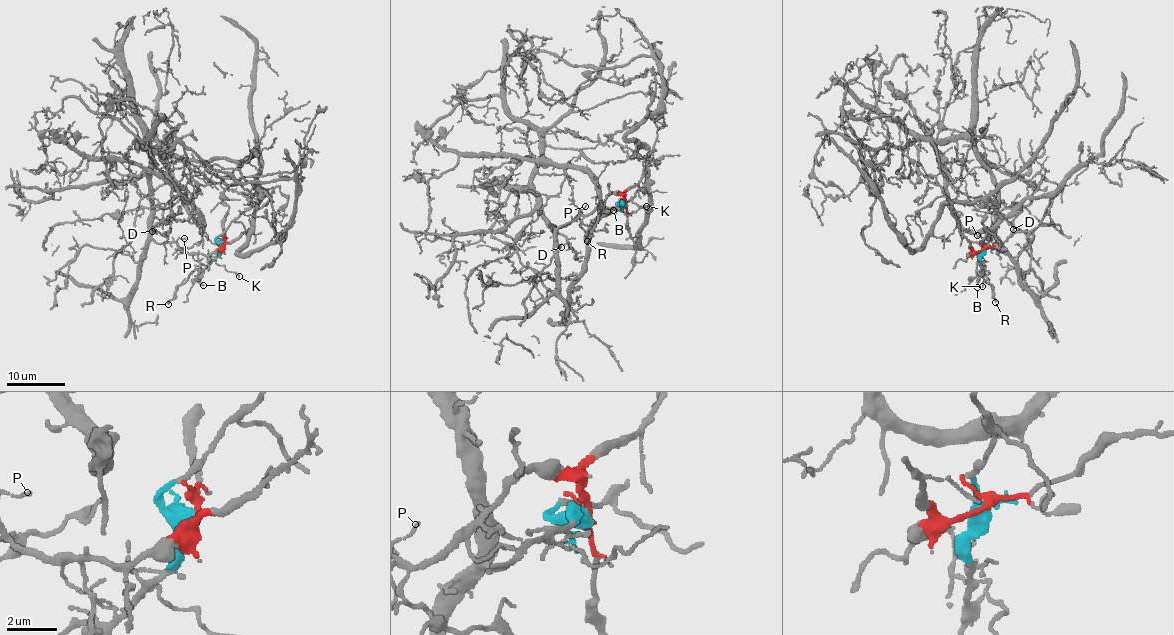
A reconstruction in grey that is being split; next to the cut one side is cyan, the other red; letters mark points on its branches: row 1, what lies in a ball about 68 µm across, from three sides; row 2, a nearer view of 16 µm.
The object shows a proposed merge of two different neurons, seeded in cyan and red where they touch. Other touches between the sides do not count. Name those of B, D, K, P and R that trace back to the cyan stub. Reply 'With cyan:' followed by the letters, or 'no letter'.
With cyan: B, K, R

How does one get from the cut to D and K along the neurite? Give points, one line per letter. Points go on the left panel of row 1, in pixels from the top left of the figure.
D: (224, 244), (206, 255), (185, 252), (152, 237), (157, 218), (152, 232)
K: (224, 243), (220, 254), (212, 261), (239, 277)

